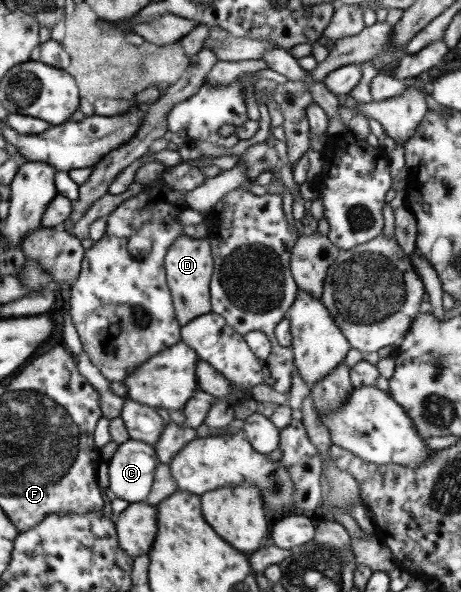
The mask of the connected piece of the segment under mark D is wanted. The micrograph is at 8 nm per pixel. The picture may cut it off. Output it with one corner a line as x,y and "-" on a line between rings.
182,234
176,237
170,246
167,246
163,267
165,270
165,281
169,288
172,306
175,310
175,319
180,326
210,313
209,303
209,280
213,269
213,258
210,252
209,239
192,238

